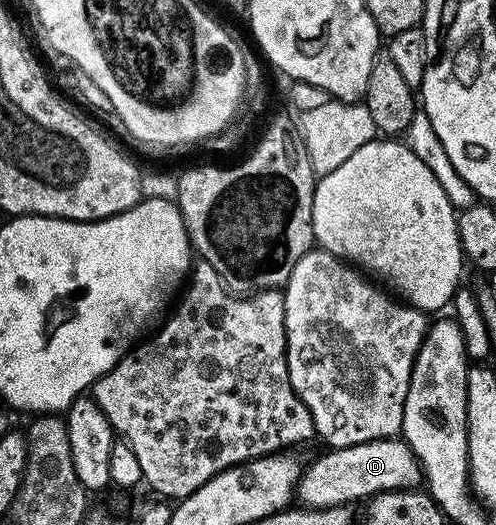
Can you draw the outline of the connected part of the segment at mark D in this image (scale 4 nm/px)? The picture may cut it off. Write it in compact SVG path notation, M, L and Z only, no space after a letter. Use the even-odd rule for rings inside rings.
M398 437L365 441L343 449L331 448L329 452L330 454L315 467L314 474L311 477L309 474L297 490L297 500L303 506L323 509L329 505L355 503L354 501L360 500L361 497L369 499L376 493L414 491L424 481L418 456L411 451L405 440Z

